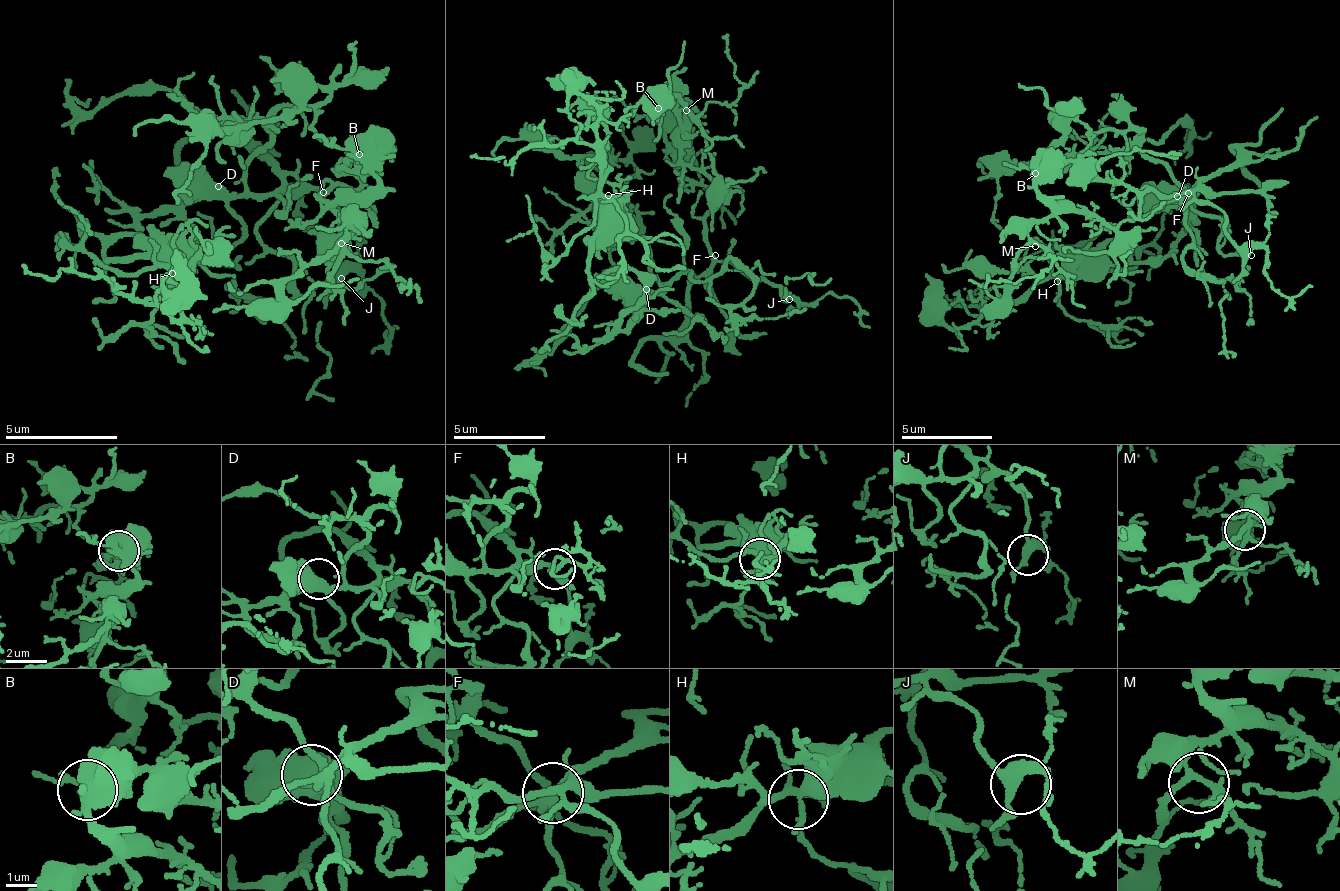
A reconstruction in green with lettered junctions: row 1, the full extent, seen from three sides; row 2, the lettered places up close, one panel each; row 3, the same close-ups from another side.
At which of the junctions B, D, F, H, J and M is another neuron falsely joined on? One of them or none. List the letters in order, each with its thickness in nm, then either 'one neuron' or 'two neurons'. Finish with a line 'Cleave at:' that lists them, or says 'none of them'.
B: 440 nm thick; one neuron
D: 440 nm thick; one neuron
F: 190 nm thick; one neuron
H: 320 nm thick; one neuron
J: 360 nm thick; one neuron
M: 200 nm thick; one neuron
Cleave at: none of them

